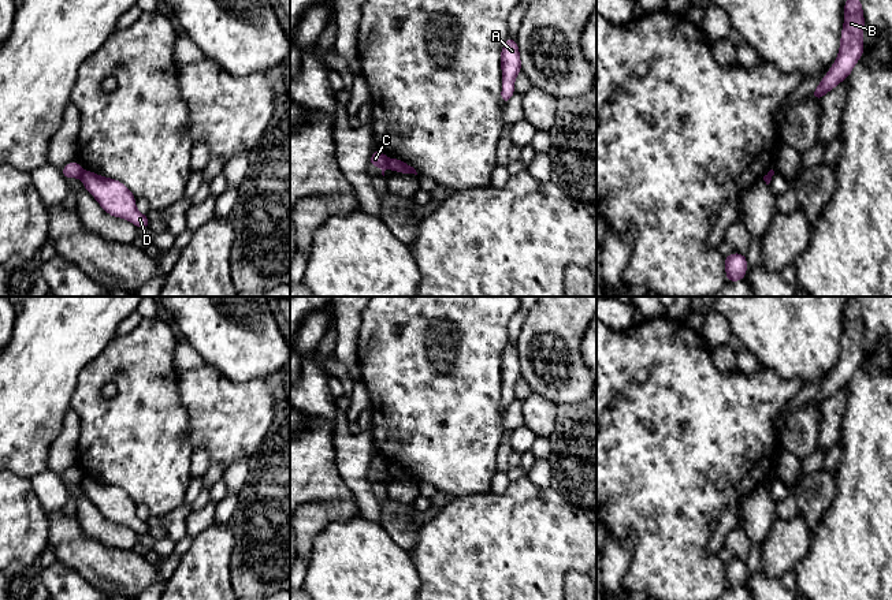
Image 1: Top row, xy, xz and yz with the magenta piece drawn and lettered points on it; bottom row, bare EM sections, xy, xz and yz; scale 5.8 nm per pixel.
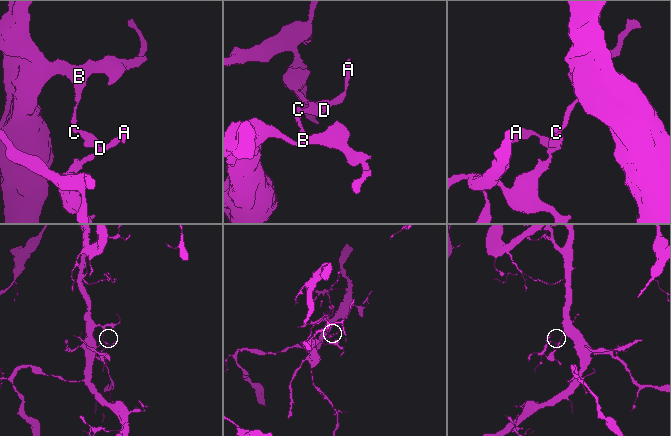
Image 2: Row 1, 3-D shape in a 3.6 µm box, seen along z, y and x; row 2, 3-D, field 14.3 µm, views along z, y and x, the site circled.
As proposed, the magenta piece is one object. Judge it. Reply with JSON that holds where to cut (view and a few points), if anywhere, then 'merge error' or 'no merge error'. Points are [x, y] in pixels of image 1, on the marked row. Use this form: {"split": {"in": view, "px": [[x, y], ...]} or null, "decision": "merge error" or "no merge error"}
{"split": {"in": "xz", "px": [[387, 159], [389, 166]]}, "decision": "merge error"}

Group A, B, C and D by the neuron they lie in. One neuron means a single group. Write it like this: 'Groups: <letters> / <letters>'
Groups: A D / B C

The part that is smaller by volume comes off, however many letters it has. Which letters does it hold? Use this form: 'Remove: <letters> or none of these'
Remove: A, D

